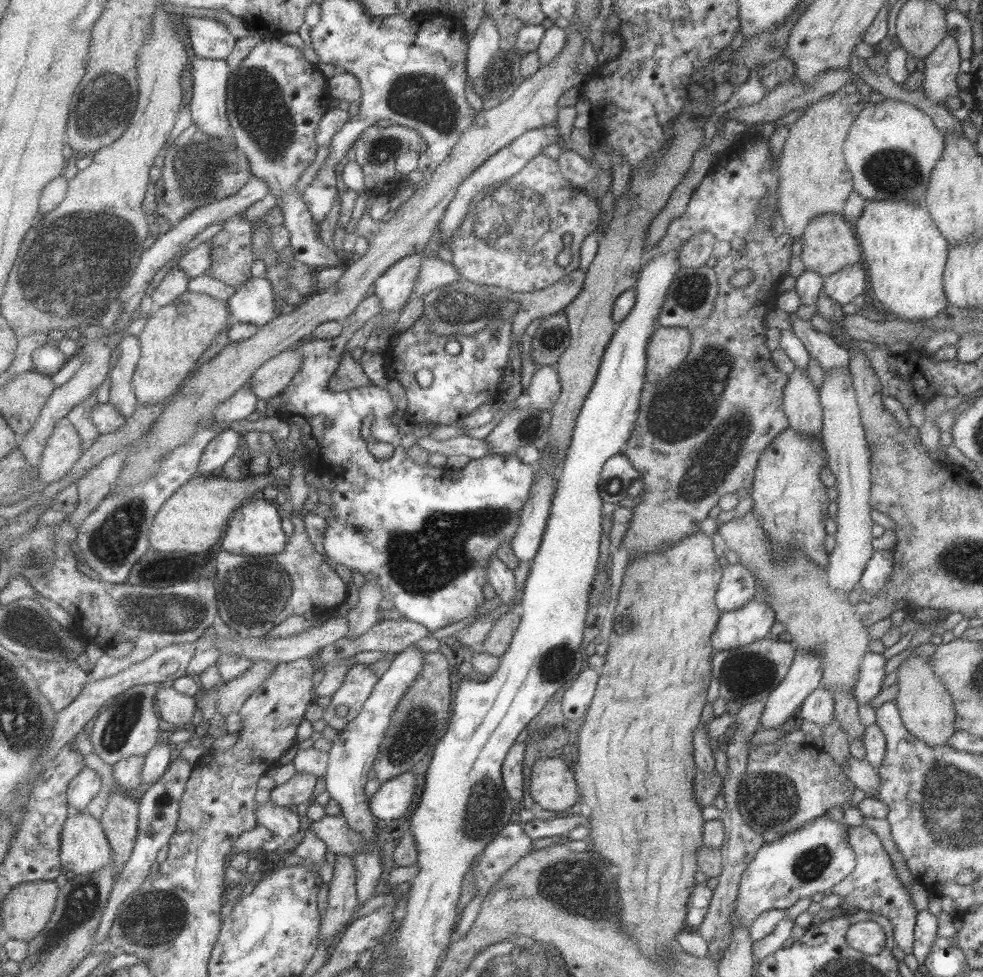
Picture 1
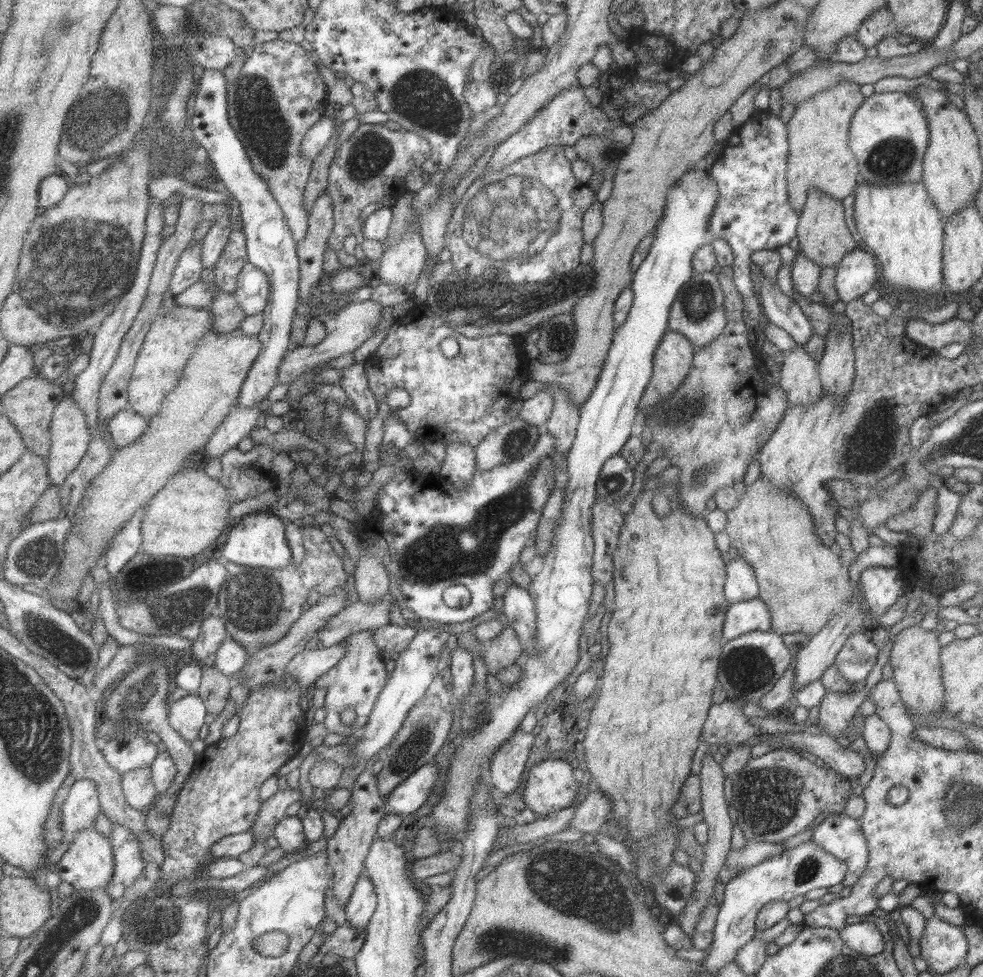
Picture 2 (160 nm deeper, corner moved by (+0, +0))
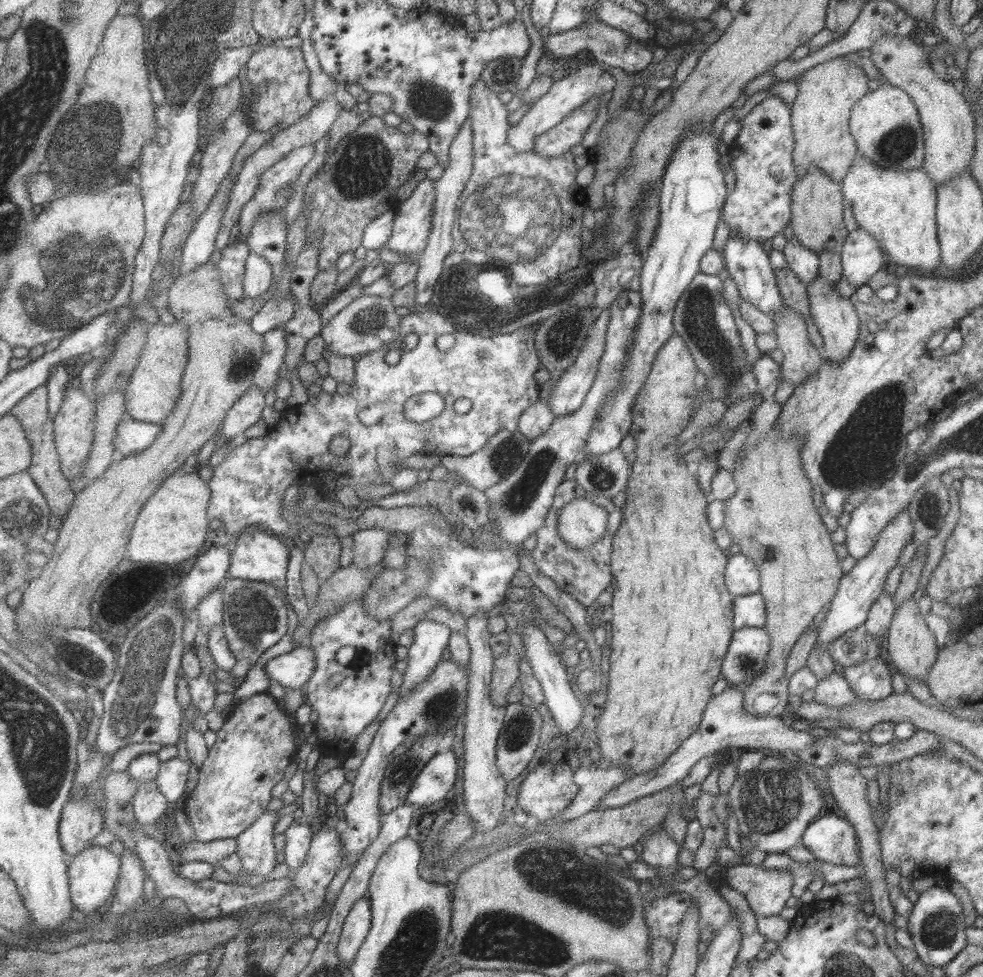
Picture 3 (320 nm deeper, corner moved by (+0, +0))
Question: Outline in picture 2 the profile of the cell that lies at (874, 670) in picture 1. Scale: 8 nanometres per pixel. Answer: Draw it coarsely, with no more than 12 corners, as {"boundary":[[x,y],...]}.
{"boundary":[[867,631],[847,637],[834,658],[846,681],[863,681],[880,644]]}

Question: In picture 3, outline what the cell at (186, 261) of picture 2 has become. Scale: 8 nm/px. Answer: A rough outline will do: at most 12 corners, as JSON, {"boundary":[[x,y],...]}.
{"boundary":[[225,179],[194,224],[181,274],[209,262],[236,181]]}

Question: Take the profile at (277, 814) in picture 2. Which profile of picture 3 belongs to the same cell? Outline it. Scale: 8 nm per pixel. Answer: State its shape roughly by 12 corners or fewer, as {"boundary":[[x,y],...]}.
{"boundary":[[277,811],[238,837],[243,871],[268,880],[280,862]]}

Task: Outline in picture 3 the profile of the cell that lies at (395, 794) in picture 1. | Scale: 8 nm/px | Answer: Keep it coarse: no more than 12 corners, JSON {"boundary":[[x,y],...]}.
{"boundary":[[440,750],[421,771],[408,803],[443,800],[459,778],[455,750]]}

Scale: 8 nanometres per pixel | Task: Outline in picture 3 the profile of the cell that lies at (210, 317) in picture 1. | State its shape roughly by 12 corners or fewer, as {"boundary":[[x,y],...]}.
{"boundary":[[150,326],[128,416],[165,425],[183,395],[189,327]]}

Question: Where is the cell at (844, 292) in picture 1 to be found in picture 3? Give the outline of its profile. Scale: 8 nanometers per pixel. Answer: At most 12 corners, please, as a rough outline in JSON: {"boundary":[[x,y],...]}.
{"boundary":[[863,229],[839,251],[843,276],[858,287],[886,263]]}

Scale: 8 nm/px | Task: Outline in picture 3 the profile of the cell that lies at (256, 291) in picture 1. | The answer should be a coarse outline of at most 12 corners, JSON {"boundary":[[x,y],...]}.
{"boundary":[[252,252],[246,262],[247,297],[259,298],[276,276],[271,262]]}

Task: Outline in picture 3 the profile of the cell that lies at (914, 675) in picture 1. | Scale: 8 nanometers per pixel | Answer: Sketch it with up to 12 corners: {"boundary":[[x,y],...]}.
{"boundary":[[913,597],[895,609],[883,655],[922,682],[936,639]]}

